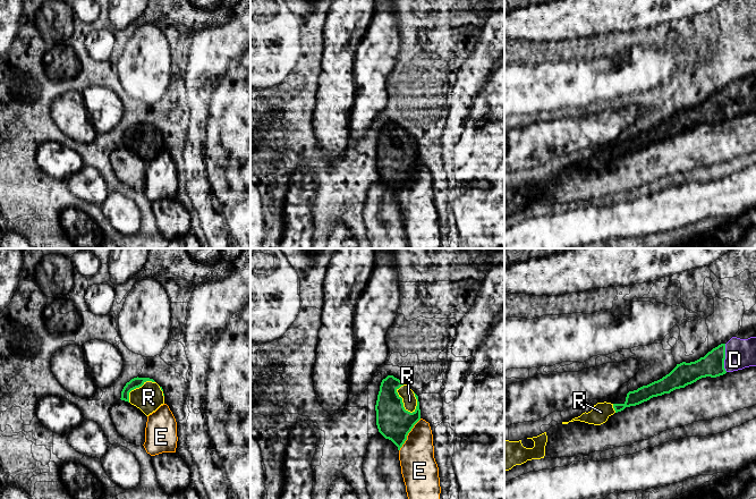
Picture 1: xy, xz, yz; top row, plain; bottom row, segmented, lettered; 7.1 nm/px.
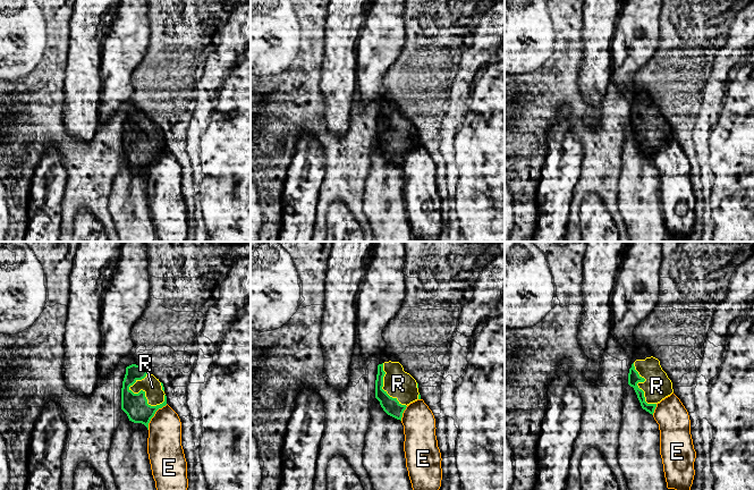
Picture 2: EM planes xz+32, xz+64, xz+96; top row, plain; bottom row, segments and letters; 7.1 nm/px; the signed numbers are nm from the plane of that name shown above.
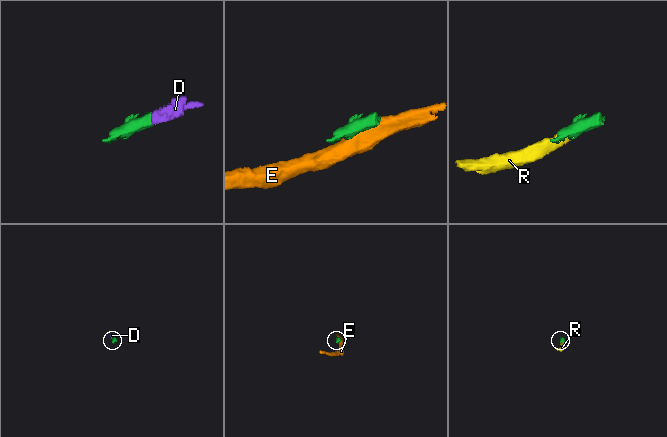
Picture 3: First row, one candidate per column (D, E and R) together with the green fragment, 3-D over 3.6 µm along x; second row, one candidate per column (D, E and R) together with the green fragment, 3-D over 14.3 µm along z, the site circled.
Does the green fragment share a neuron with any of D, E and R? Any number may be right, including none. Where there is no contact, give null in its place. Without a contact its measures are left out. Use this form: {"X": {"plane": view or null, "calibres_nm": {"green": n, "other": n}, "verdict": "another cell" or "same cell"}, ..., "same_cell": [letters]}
{"D": {"plane": "yz", "calibres_nm": {"green": 170, "other": 200}, "verdict": "same cell"}, "E": {"plane": "xz", "calibres_nm": {"green": 240, "other": 260}, "verdict": "another cell"}, "R": {"plane": "xz", "calibres_nm": {"green": 240, "other": 100}, "verdict": "same cell"}, "same_cell": ["D", "R"]}

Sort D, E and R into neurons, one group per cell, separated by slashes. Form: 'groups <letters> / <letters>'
groups D R / E

